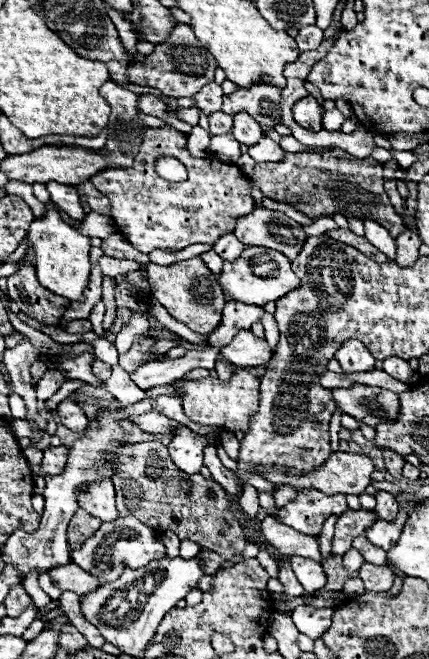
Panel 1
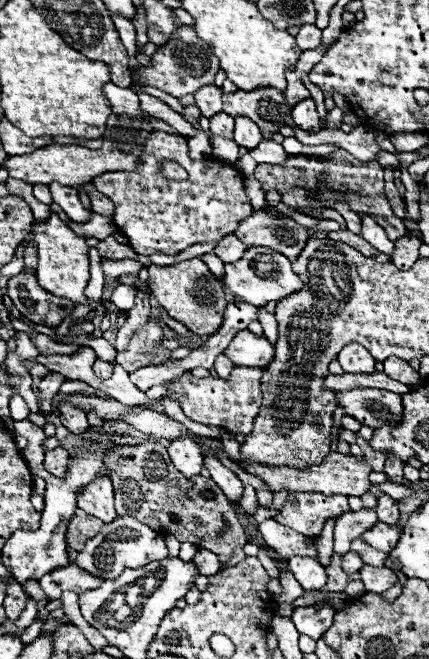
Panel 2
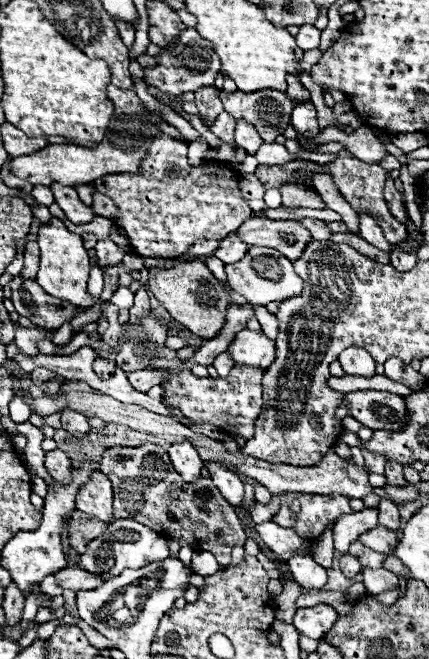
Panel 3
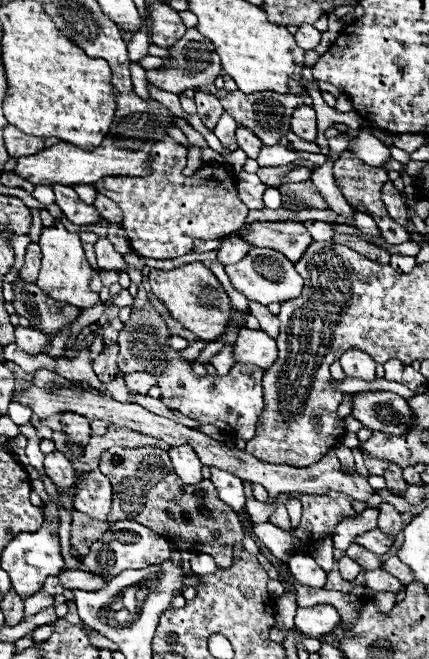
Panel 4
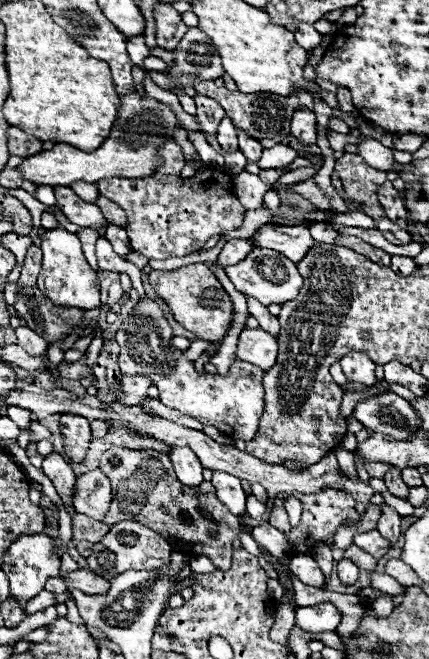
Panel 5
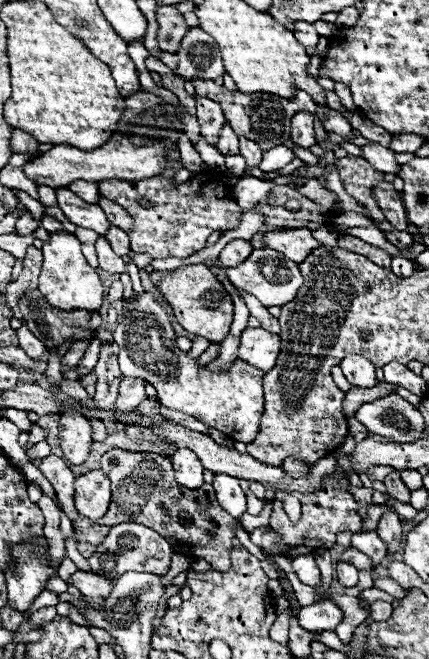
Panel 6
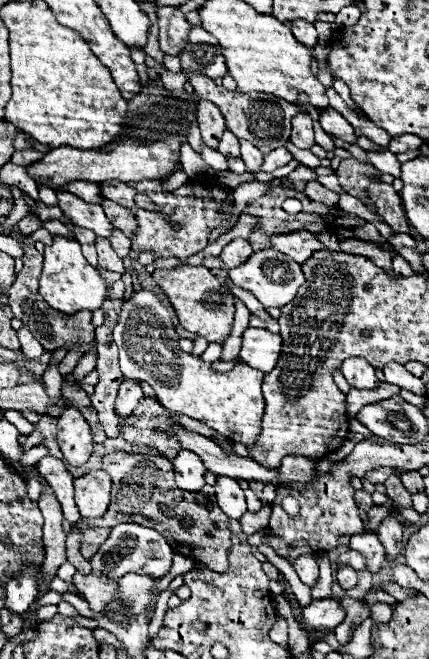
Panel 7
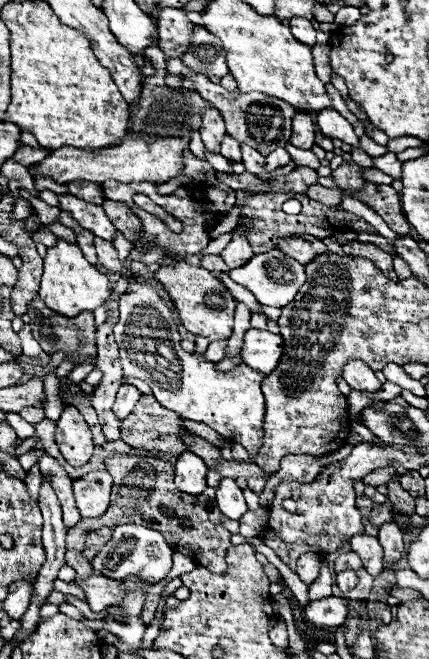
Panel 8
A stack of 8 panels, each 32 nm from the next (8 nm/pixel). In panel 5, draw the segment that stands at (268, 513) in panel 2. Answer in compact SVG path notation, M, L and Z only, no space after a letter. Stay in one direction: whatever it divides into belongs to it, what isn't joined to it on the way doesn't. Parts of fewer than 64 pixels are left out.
M248 494L248 504L246 504L246 512L252 516L252 518L262 518L264 512L266 512L266 504L256 500L252 494Z

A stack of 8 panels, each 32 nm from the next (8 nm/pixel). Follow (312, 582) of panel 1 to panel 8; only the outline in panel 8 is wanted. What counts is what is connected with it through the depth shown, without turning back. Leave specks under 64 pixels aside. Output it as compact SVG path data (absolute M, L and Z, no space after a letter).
M316 552L302 554L298 558L298 566L296 566L296 574L300 576L300 580L306 582L306 584L312 584L318 578L318 574L320 574L322 560L324 560L324 556L316 554Z

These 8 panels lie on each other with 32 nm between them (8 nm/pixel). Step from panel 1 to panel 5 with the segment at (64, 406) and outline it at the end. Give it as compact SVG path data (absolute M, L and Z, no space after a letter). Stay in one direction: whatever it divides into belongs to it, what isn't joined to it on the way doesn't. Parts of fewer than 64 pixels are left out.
M62 414L60 418L60 434L64 438L64 456L74 462L80 464L86 458L92 434L90 434L90 424L84 416L80 414Z

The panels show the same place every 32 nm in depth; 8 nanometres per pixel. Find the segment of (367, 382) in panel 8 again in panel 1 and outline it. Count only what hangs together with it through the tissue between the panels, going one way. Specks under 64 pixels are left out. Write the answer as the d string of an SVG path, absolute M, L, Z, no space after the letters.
M348 340L334 356L346 374L374 370L374 358L358 340Z

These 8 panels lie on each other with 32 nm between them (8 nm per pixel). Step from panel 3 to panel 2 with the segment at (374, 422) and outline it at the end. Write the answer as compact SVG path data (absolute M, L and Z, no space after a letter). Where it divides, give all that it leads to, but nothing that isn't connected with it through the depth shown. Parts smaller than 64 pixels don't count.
M356 388L338 392L338 402L348 416L370 428L402 422L402 396L376 388Z

